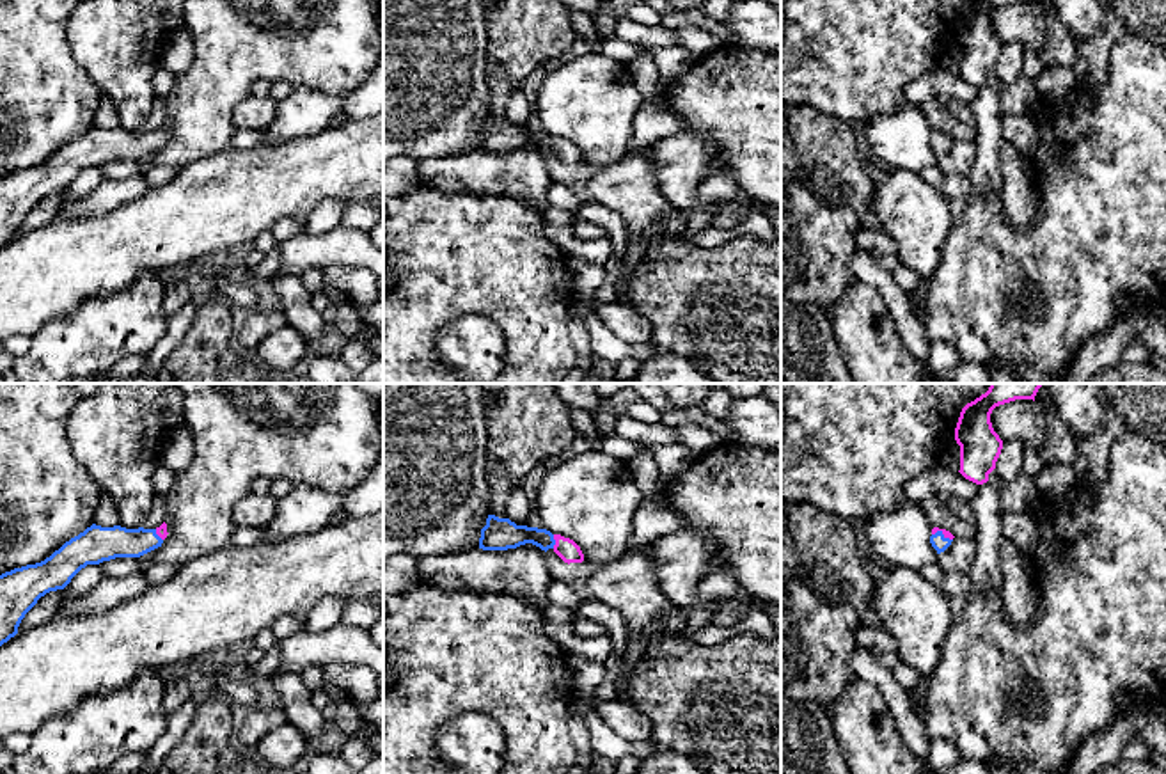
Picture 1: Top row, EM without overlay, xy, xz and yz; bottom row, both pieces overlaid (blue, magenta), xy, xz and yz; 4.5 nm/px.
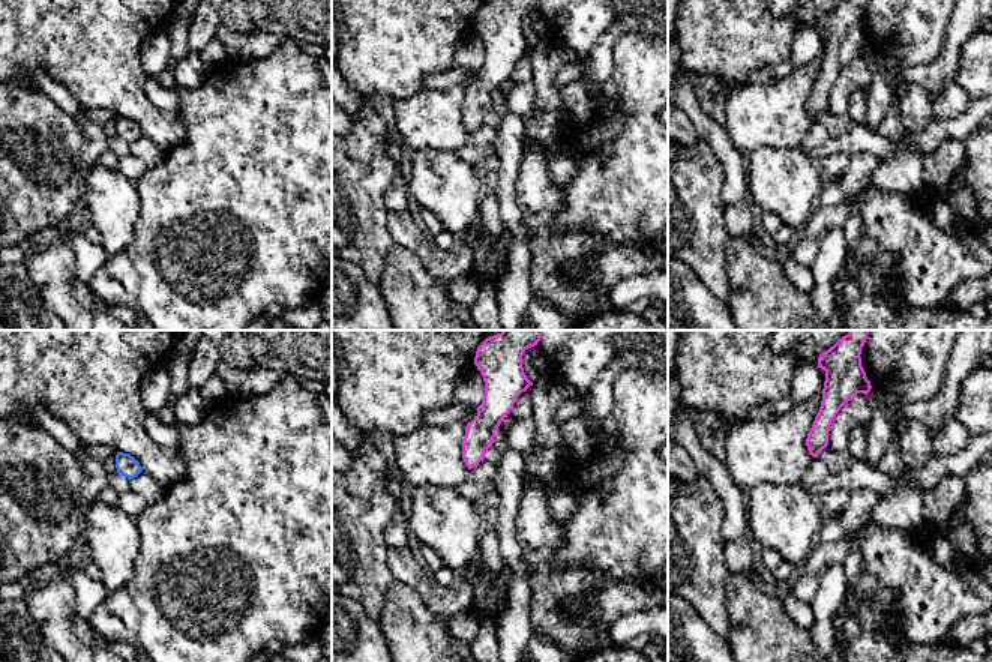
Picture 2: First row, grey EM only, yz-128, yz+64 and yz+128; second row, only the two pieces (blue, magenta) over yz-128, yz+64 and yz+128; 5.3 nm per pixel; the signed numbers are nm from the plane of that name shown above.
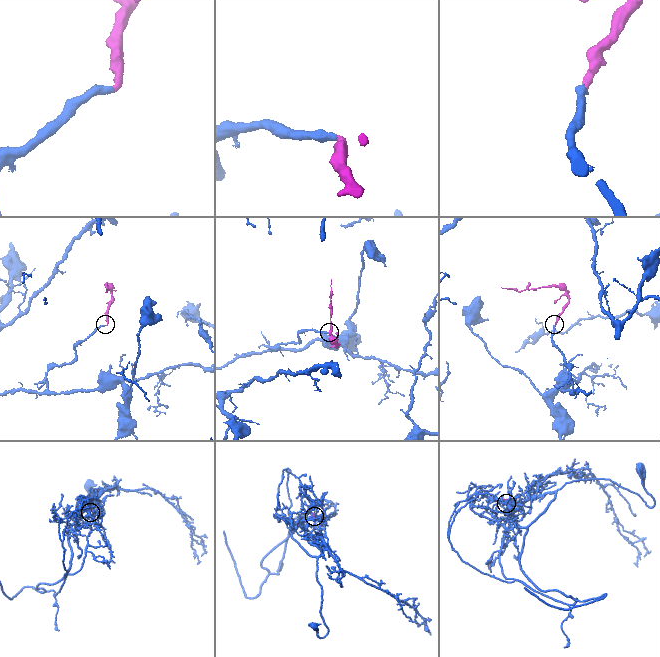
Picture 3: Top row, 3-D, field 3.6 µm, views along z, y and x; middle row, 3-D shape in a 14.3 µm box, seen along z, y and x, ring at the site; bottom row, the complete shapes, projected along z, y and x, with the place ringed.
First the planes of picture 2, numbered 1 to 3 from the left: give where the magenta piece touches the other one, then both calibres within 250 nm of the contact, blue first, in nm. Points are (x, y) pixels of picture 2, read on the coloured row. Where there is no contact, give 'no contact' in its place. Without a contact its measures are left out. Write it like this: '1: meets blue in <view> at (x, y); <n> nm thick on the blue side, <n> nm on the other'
1: no contact
2: no contact
3: no contact

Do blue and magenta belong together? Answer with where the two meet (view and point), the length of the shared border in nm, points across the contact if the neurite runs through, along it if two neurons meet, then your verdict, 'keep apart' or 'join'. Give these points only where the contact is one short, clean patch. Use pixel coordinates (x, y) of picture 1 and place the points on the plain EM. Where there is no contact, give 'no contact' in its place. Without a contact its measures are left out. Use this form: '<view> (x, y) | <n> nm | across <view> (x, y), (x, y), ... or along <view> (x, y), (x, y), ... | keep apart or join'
xz (554, 144) | 60 nm | across xz (501, 135), (535, 137), (554, 144), (568, 153) | join

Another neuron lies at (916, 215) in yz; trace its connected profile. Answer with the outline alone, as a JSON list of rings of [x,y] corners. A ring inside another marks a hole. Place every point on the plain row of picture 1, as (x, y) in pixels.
[[[891,169],[877,186],[873,225],[898,245],[900,265],[930,280],[944,257],[957,206],[918,172]]]

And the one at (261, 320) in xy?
[[[256,305],[252,311],[248,311],[241,330],[236,332],[236,344],[243,353],[252,355],[268,334],[284,325],[288,325],[288,320],[282,309]]]

